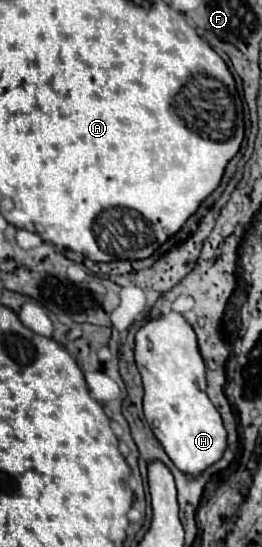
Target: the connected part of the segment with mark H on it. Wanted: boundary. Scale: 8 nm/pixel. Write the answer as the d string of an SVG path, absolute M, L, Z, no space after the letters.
M178 311L162 313L160 317L148 321L136 333L136 365L144 383L144 415L150 423L156 439L162 443L164 451L170 455L180 471L198 475L204 467L210 467L220 459L226 449L226 429L222 425L220 413L206 395L206 367L198 349L198 337L192 325Z

